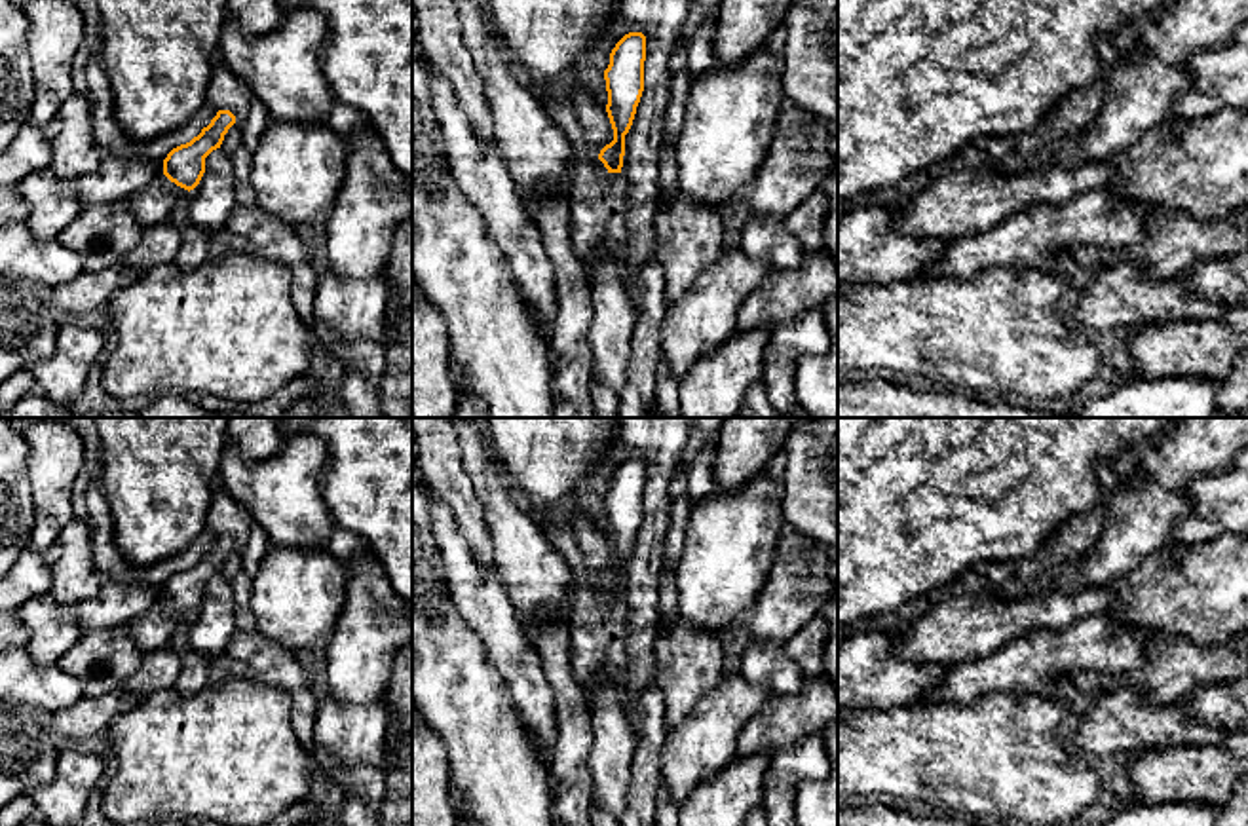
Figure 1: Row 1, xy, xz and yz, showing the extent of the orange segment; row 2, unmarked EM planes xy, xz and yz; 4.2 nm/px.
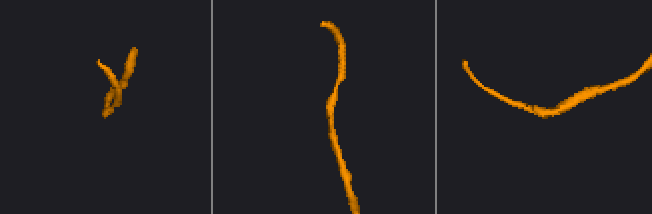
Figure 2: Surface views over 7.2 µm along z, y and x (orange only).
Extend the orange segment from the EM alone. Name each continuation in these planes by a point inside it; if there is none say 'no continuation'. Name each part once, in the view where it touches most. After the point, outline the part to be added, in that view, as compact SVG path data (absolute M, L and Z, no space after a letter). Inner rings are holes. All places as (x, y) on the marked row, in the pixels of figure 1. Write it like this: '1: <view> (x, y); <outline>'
no continuation

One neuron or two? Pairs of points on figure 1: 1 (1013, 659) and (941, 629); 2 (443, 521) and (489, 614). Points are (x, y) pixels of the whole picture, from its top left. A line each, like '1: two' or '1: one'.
1: two
2: one

